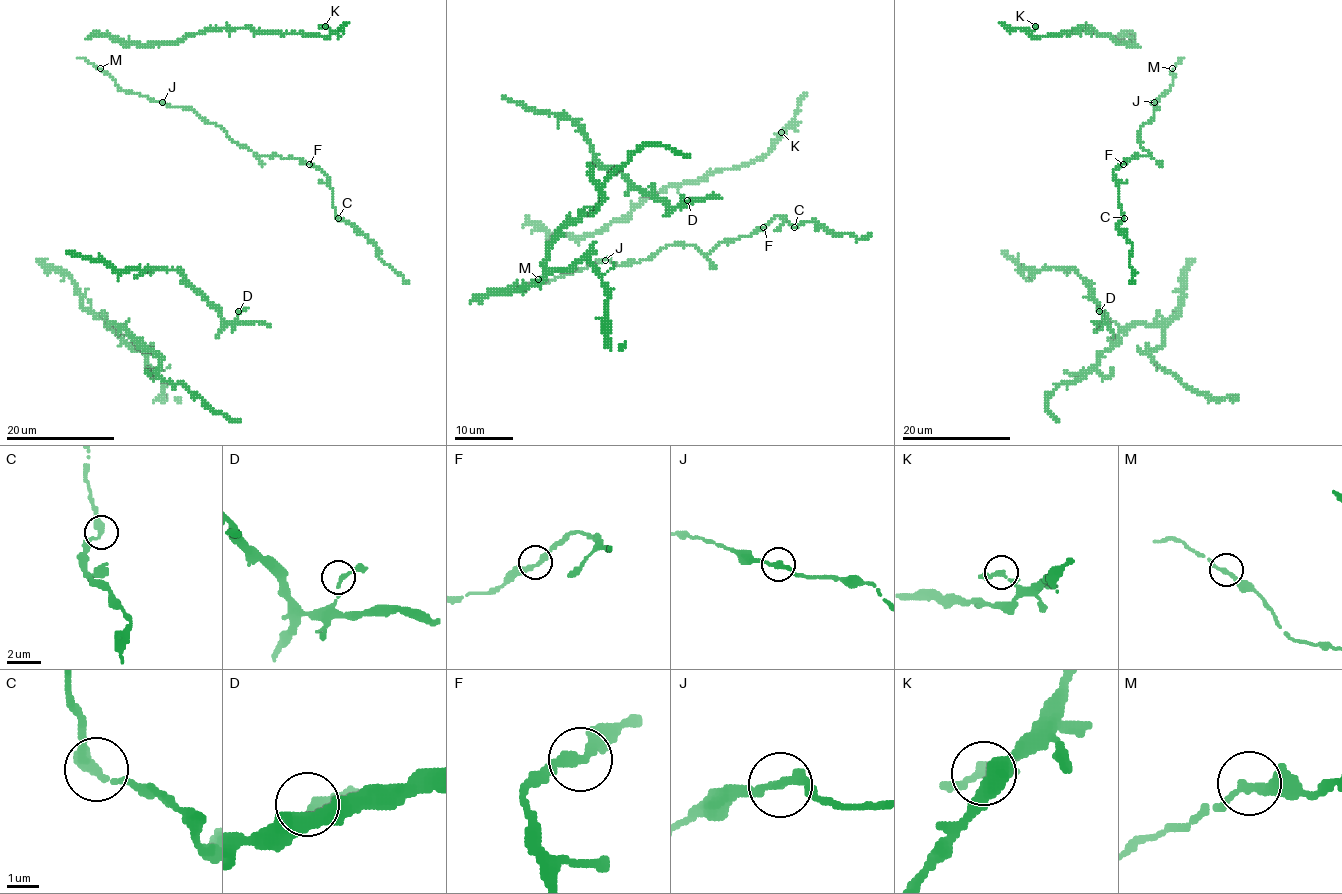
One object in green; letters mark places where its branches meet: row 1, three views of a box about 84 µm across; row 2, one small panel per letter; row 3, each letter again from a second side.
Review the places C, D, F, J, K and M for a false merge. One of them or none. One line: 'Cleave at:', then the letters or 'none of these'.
Cleave at: none of these

